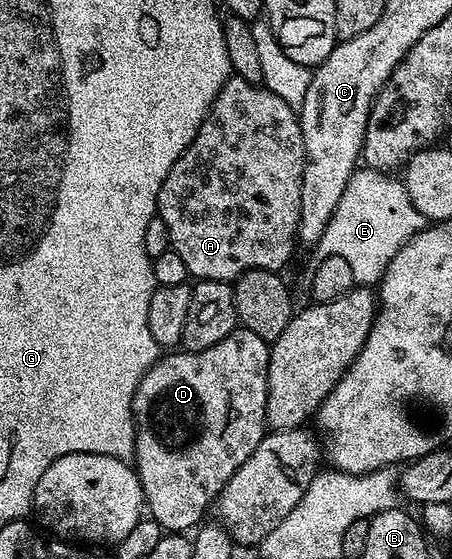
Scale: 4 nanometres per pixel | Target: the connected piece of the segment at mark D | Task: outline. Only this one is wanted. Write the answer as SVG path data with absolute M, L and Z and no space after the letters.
M240 326L235 332L231 332L222 342L207 348L205 352L189 352L187 350L176 350L171 354L161 355L156 364L142 378L138 390L132 399L132 417L136 423L136 450L134 453L134 467L140 476L142 490L144 491L144 502L146 512L151 519L160 523L161 529L168 534L184 534L195 529L205 519L204 516L220 499L220 492L234 478L238 466L258 450L258 442L266 434L266 394L268 393L268 349L269 341L258 338L248 328Z

